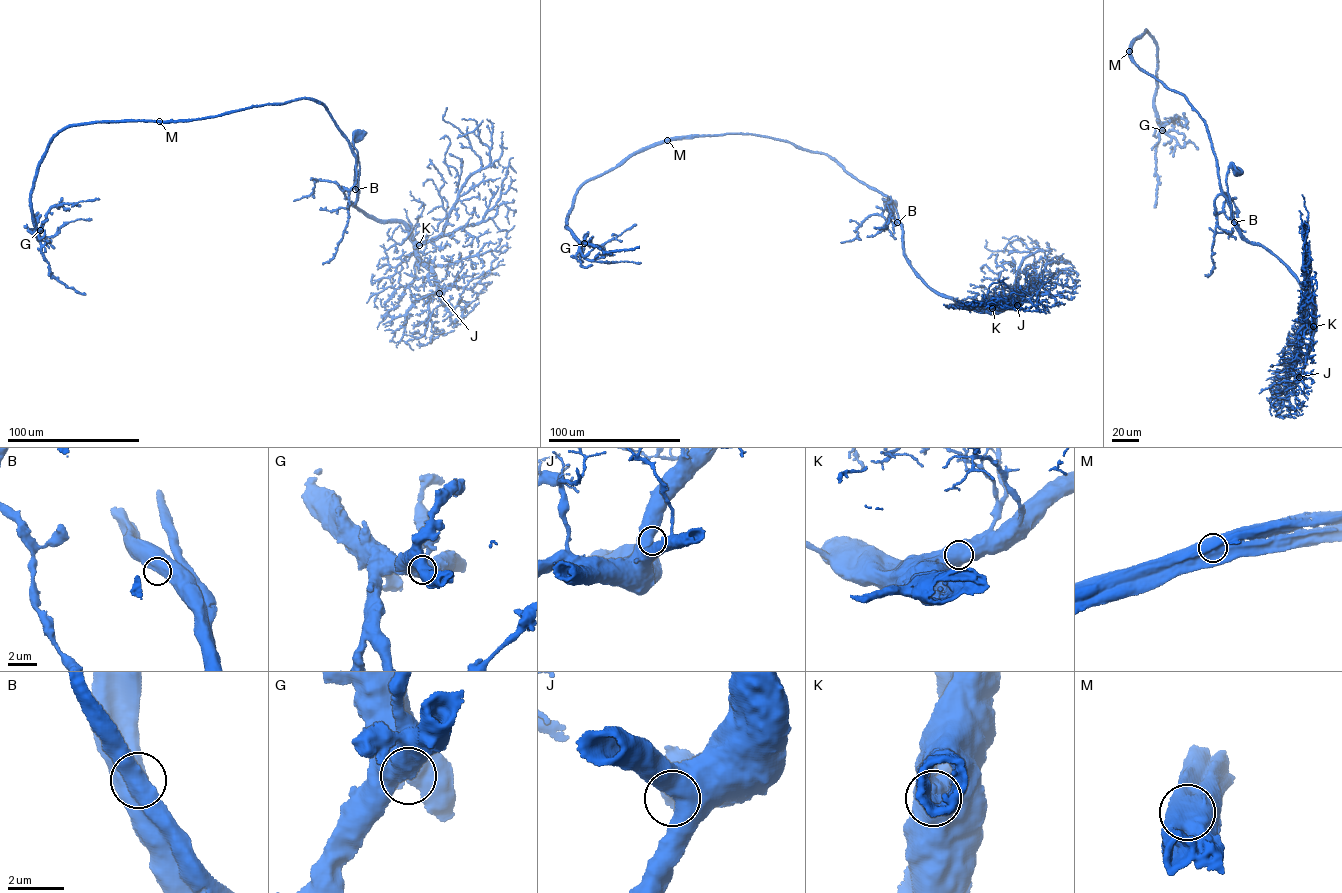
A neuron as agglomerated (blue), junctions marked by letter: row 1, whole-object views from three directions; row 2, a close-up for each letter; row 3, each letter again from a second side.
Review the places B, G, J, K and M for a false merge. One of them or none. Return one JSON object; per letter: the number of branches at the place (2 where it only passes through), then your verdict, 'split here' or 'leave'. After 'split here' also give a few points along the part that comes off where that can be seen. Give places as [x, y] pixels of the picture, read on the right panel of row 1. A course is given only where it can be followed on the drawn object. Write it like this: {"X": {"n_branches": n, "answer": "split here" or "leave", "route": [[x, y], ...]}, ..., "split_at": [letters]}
{"B": {"n_branches": 1, "answer": "leave"}, "G": {"n_branches": 1, "answer": "leave"}, "J": {"n_branches": 1, "answer": "leave"}, "K": {"n_branches": 1, "answer": "leave"}, "M": {"n_branches": 1, "answer": "split here", "route": [[1129, 51], [1131, 42], [1142, 34]]}, "split_at": ["M"]}

